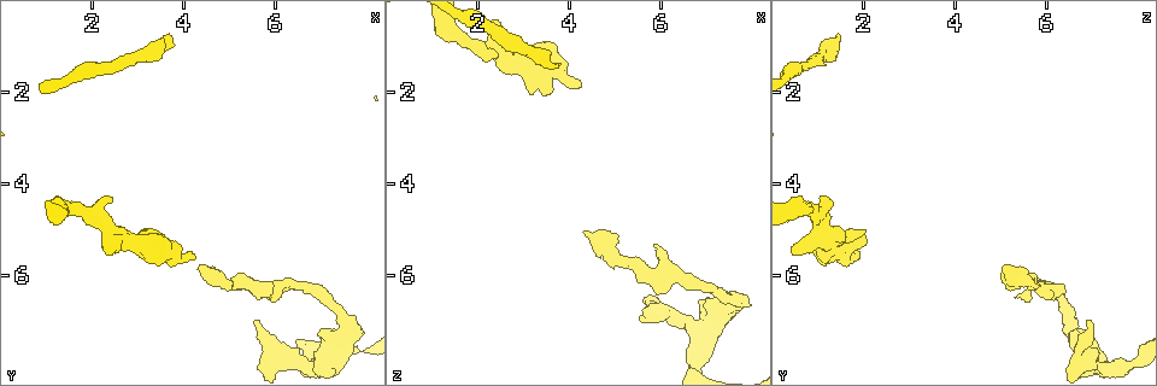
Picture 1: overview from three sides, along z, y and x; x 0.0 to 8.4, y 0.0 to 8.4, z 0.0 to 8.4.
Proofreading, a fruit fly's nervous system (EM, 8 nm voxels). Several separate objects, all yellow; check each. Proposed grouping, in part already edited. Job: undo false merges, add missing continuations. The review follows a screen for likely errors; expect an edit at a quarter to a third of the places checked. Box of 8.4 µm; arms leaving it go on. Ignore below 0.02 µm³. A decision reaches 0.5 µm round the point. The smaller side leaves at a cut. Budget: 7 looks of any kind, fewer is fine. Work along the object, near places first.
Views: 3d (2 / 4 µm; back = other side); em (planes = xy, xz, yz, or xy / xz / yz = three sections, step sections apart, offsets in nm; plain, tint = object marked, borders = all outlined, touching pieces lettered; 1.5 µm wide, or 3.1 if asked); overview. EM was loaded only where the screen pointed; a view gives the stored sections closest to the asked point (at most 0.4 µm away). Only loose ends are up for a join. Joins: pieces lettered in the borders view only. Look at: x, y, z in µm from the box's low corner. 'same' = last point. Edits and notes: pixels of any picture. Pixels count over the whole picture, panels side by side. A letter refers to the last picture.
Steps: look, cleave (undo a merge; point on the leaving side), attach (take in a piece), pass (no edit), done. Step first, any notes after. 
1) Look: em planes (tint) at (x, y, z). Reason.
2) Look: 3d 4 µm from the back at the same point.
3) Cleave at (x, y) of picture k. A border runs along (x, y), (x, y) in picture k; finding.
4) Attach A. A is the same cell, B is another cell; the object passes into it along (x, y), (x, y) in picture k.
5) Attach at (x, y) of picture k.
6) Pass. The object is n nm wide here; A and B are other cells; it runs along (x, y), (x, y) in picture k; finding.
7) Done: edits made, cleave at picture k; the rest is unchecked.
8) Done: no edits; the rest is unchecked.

Look: em planes (borders) at (4.30, 5.75, 5.10). Free end.

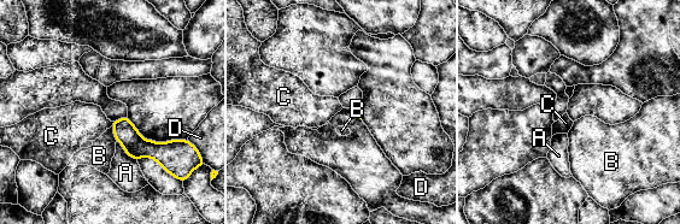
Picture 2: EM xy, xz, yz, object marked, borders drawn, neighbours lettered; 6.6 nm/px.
Pass. The longest contact is with A, 190 nm; A, B, C and D are other cells; a border runs along (113, 122), (111, 125) in picture 2; no lettered piece goes on from it.

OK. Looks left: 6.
Look: em xy step 8 (borders) at (5.85, 6.45, 5.30). Branch stops here.

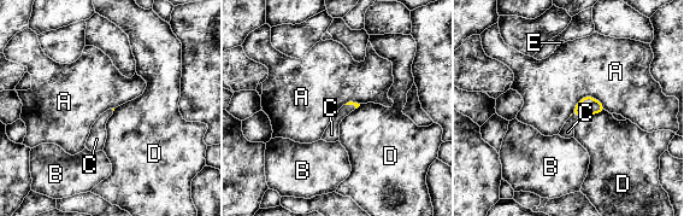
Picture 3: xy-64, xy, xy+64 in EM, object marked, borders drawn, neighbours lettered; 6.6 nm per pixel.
Look: em planes (borders) at the same point.

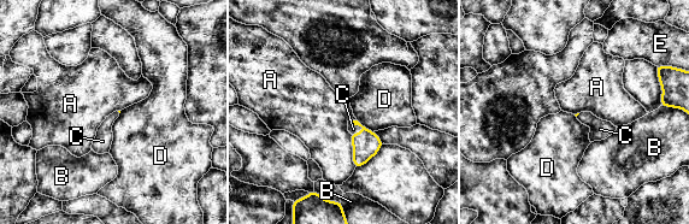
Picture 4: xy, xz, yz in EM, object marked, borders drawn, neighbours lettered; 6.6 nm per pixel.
Attach C. C is the same cell, A, B, D and E are other cells; the object passes into it along (366, 143), (358, 124), (353, 129) in picture 4; it goes on there.

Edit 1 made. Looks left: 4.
Look: em xy step 4 (tint) at (3.75, 0.90, 1.50). Free end.

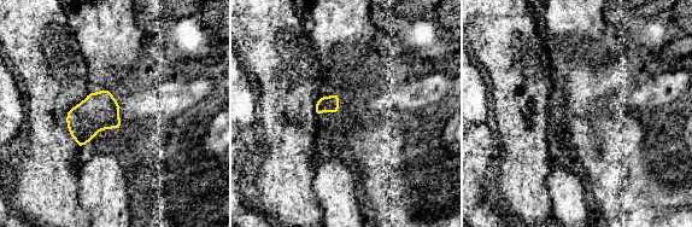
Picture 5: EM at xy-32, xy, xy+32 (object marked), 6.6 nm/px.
Look: em xy step 4 (borders) at the same point.

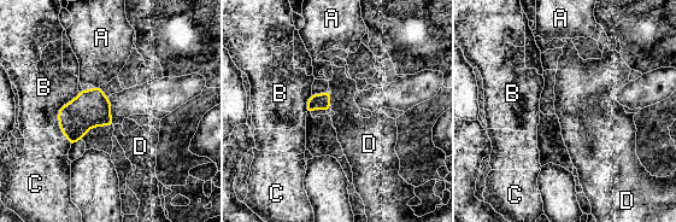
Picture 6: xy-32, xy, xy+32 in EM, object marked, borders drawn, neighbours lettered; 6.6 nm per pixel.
Pass. A, B, C and D are other cells; a border runs along (329, 94), (331, 105) in picture 6; no lettered piece goes on from it.

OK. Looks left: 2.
Done: edits made, attach at picture 4; the rest is unchecked.

